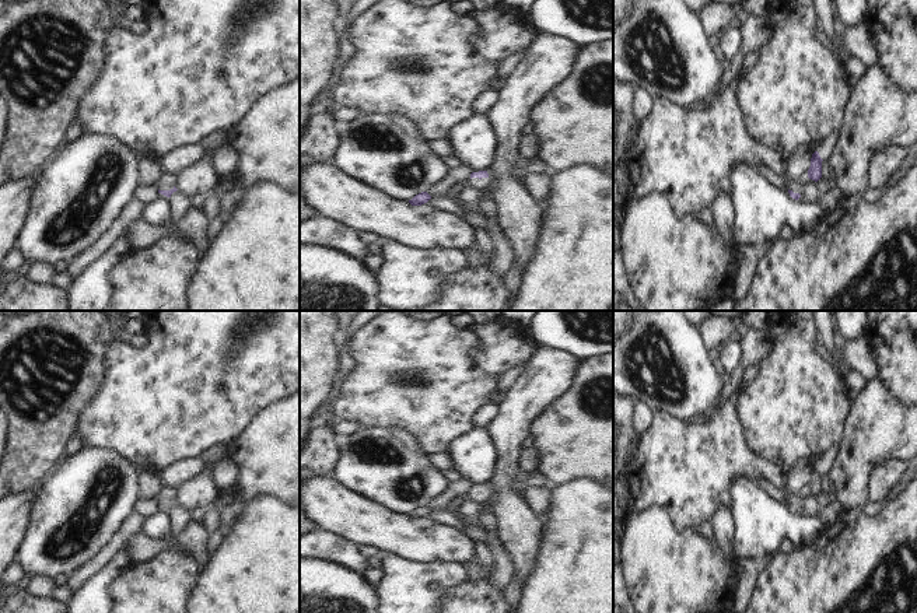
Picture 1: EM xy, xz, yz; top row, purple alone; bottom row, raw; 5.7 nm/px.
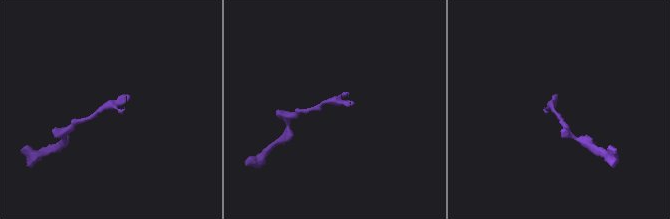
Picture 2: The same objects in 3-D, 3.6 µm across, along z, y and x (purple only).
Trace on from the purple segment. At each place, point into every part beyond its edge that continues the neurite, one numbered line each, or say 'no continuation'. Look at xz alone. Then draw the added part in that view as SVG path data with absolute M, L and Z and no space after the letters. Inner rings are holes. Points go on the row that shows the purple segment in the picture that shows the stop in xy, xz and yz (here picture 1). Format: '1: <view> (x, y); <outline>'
1: xz (480, 184); M472 178L472 179L470 179L470 185L473 185L473 186L477 188L477 189L486 189L487 185L489 185L489 178L482 178L482 179L479 179L479 178Z

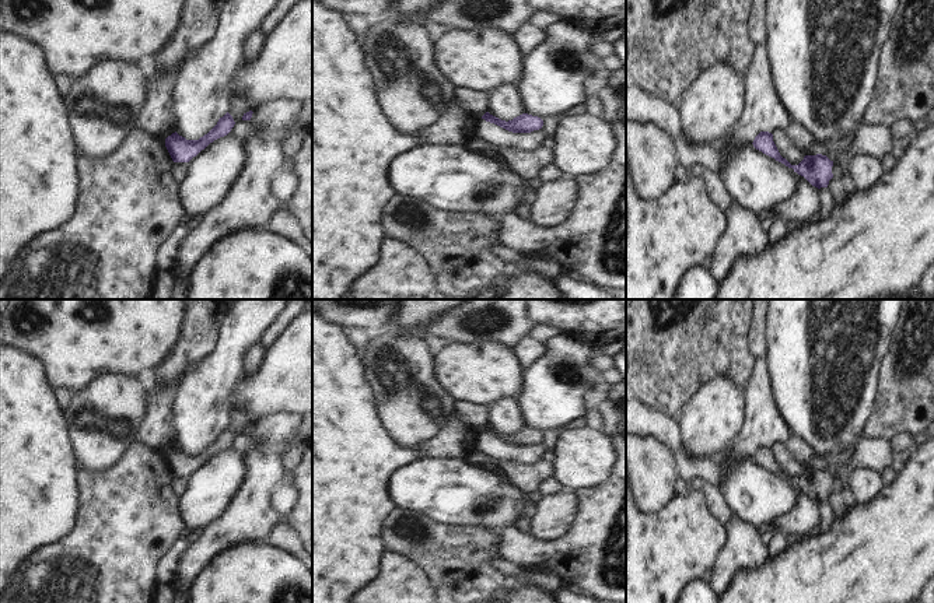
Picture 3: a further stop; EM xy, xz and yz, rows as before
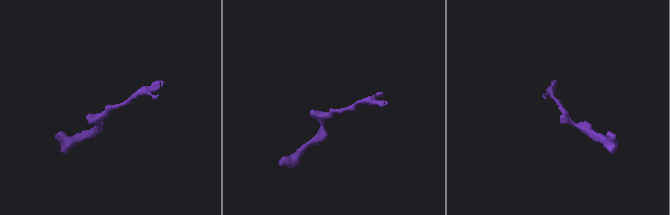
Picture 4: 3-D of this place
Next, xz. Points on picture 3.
no continuation

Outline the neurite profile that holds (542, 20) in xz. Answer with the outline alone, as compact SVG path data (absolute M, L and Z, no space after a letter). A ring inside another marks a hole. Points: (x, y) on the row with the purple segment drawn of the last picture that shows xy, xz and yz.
M536 10L532 13L529 18L529 24L538 29L542 29L546 32L549 27L559 22L562 18L553 13L549 13L546 10Z

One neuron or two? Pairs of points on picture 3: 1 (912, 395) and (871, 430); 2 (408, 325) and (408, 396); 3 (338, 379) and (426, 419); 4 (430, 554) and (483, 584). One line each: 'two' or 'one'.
1: one
2: two
3: two
4: one

